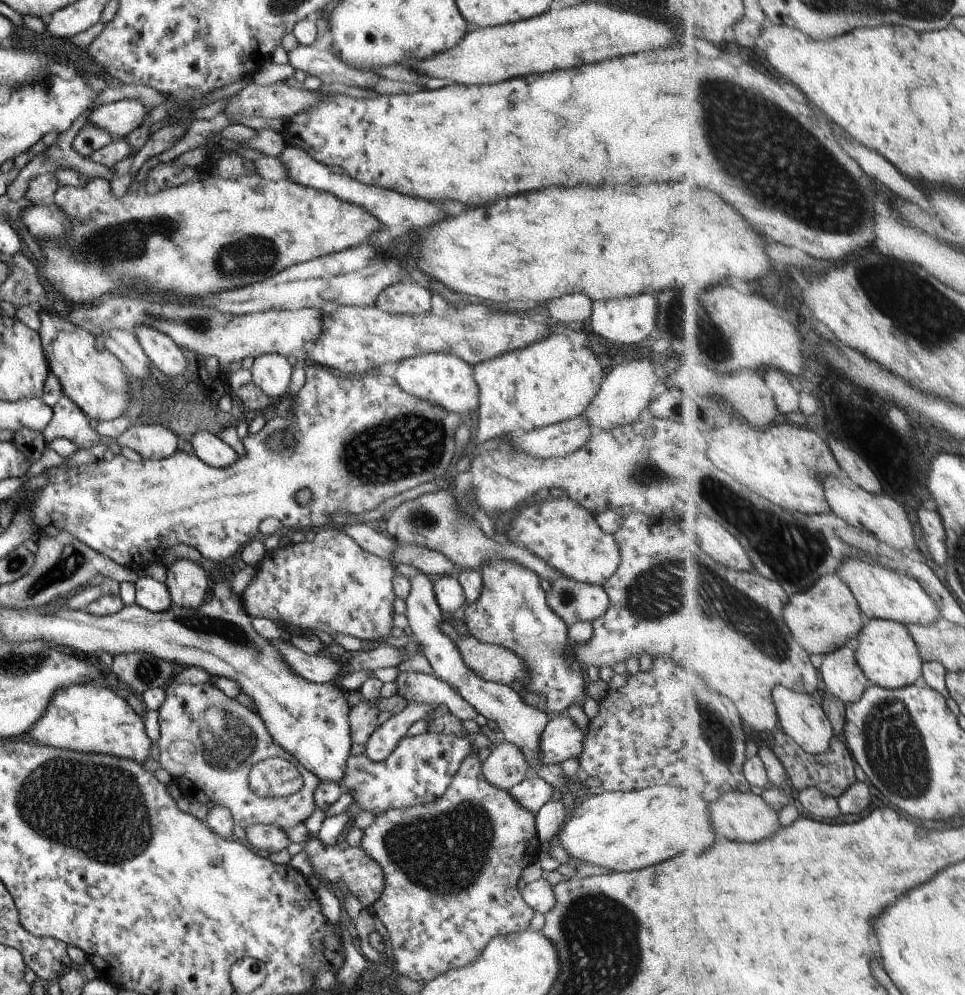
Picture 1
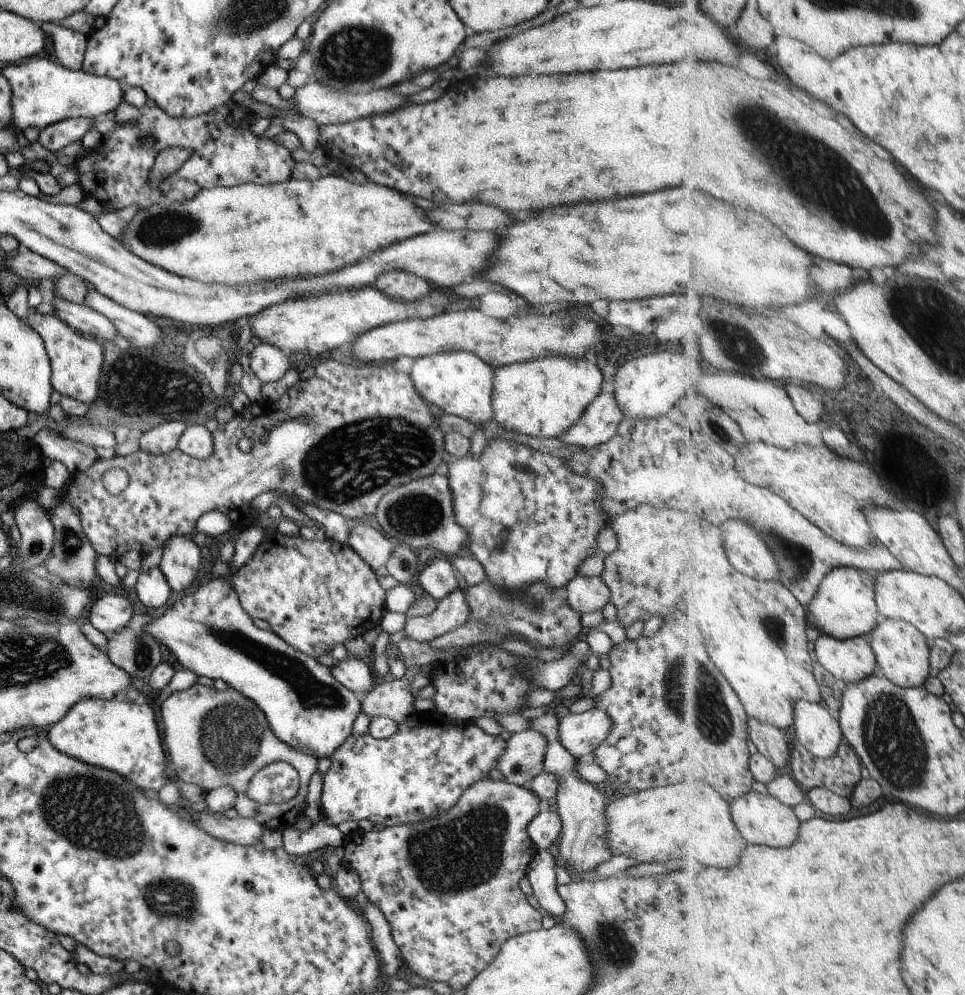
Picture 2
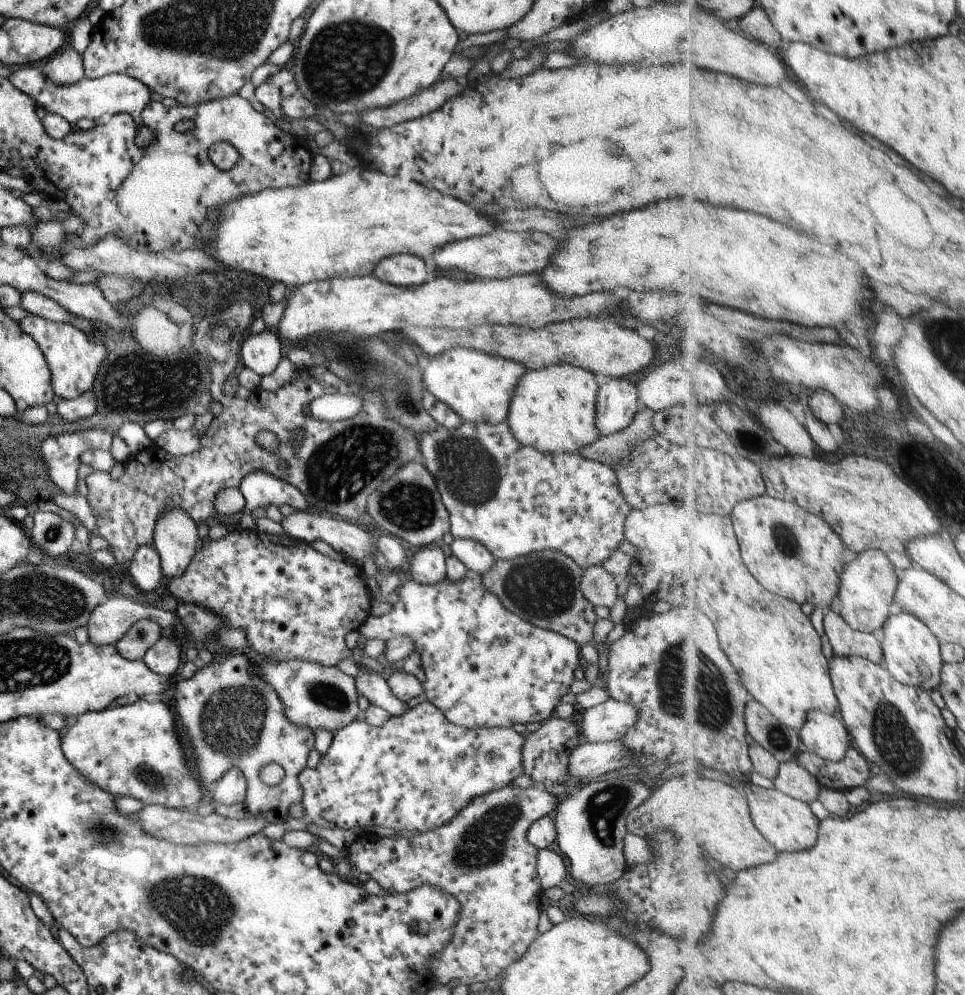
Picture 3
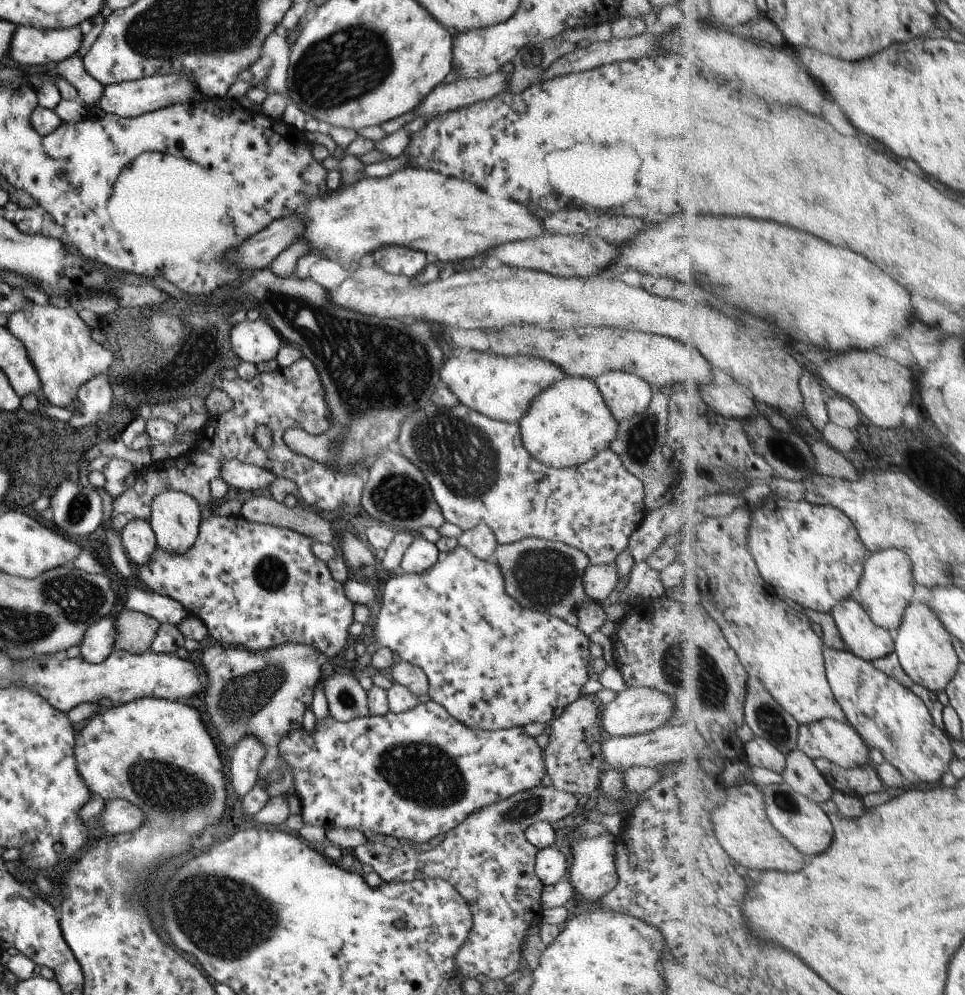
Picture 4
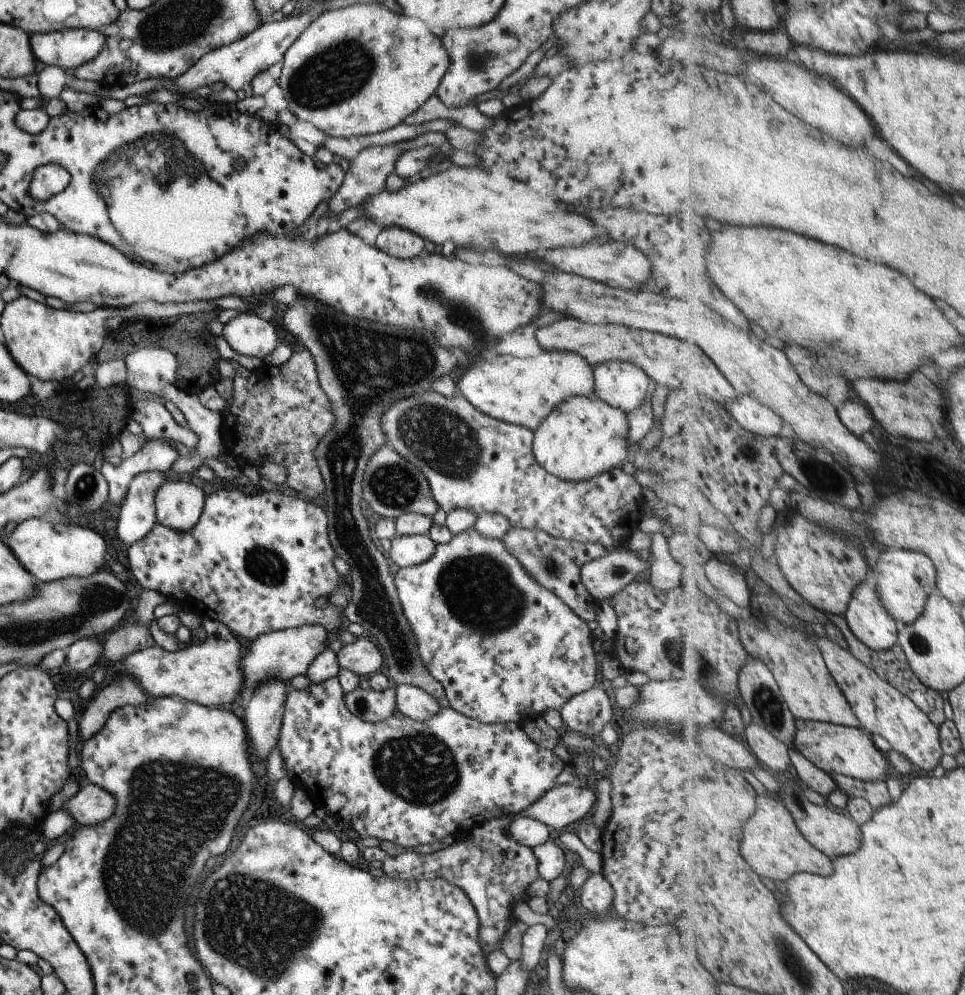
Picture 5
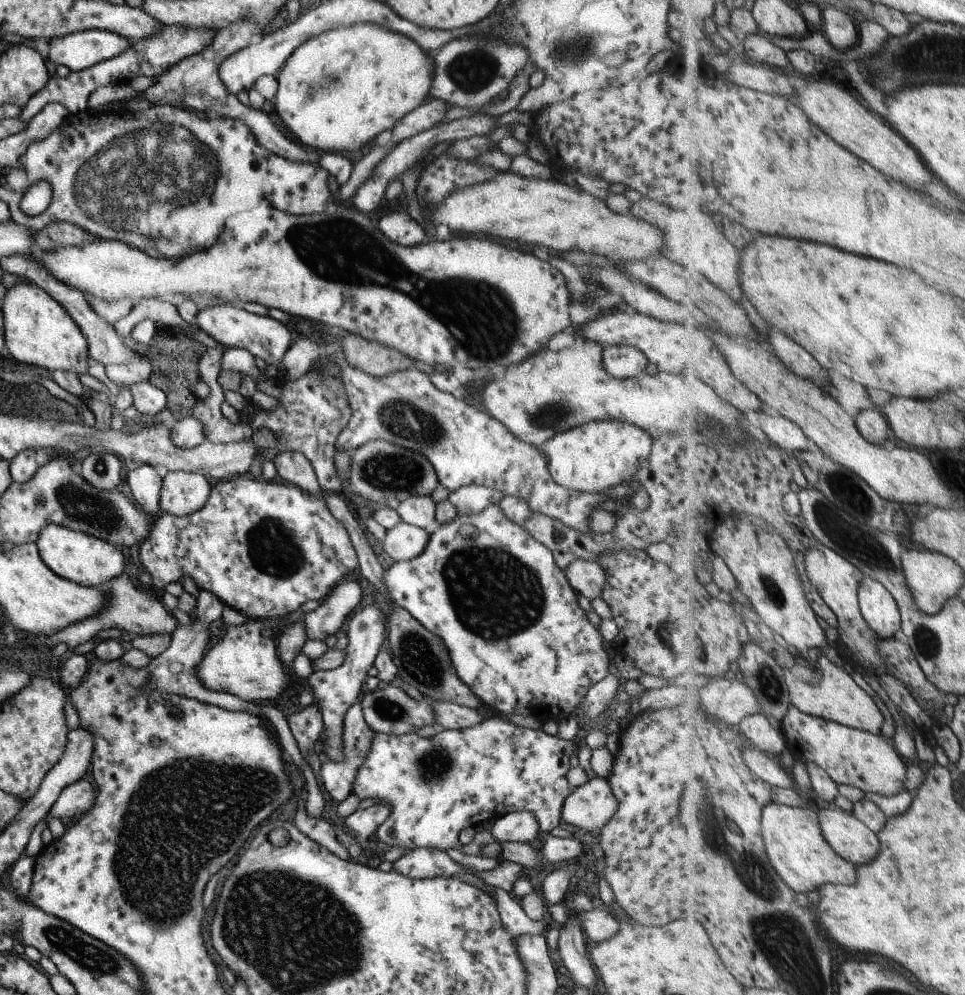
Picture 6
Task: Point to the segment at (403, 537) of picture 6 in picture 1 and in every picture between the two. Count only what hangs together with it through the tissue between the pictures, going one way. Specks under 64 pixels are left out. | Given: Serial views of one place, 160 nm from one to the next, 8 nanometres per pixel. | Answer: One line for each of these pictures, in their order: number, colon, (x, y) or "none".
1: (449, 595)
2: (438, 579)
3: (427, 566)
4: (420, 554)
5: (405, 551)

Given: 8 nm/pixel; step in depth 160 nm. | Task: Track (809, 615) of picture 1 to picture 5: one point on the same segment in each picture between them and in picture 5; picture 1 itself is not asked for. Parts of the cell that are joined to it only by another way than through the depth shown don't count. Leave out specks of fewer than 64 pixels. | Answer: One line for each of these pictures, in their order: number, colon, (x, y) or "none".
2: (845, 607)
3: (868, 584)
4: (886, 589)
5: (905, 578)

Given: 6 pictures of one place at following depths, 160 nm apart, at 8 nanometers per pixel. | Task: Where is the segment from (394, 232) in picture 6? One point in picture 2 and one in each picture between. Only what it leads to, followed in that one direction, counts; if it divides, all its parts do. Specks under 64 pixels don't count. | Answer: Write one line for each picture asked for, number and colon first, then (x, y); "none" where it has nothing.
2: (402, 286)
3: (404, 270)
4: (398, 260)
5: (393, 241)

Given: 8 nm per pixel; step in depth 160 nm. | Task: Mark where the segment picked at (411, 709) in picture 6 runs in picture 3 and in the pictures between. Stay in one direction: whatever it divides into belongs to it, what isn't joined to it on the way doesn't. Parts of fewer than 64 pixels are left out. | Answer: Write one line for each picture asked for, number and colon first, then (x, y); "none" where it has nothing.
3: (314, 696)
4: (346, 700)
5: (369, 706)

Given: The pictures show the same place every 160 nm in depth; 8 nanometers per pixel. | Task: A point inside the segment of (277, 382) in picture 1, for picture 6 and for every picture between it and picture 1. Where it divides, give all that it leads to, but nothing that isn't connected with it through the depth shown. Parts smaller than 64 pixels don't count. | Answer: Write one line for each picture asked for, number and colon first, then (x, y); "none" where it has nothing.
2: (268, 364)
3: (260, 353)
4: (254, 341)
5: (247, 335)
6: (229, 324)

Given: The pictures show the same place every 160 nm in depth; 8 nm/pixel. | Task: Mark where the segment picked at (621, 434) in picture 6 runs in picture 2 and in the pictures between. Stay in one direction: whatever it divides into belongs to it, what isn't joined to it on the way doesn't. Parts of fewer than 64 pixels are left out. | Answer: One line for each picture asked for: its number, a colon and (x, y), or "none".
2: (541, 398)
3: (552, 409)
4: (568, 423)
5: (581, 437)

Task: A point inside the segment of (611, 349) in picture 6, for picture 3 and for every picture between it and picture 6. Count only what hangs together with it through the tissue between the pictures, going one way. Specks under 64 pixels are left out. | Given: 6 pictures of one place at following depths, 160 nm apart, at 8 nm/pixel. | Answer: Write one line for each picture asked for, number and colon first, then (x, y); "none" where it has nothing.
3: (615, 405)
4: (625, 395)
5: (621, 385)

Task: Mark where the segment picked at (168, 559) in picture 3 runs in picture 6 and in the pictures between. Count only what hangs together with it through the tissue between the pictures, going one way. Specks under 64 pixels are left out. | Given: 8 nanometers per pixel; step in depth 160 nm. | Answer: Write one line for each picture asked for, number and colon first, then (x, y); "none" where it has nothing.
4: (174, 516)
5: (178, 503)
6: (181, 492)

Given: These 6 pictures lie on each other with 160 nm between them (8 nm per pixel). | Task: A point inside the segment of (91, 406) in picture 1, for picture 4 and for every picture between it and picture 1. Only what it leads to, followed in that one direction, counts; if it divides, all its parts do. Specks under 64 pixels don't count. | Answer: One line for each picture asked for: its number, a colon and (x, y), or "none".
2: (75, 361)
3: (73, 359)
4: (56, 341)

